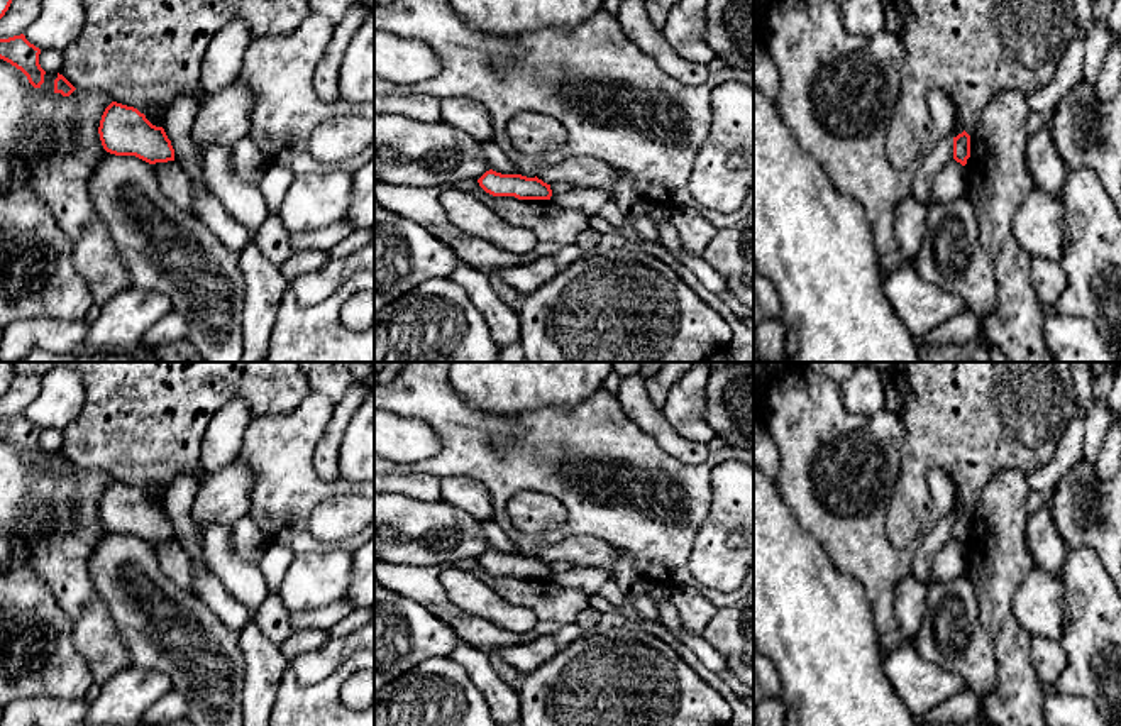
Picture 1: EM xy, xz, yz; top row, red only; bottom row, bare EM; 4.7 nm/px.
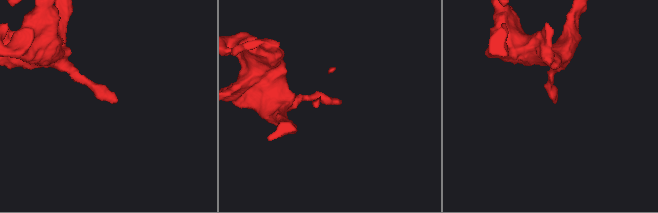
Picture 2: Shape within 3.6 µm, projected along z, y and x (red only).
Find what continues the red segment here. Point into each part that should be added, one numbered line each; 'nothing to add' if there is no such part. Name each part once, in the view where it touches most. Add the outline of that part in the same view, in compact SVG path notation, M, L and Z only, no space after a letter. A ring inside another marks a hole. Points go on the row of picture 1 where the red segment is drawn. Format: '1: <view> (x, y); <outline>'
nothing to add

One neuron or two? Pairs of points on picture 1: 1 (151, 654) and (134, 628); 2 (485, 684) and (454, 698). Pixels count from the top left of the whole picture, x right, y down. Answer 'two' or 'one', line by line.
1: one
2: two

